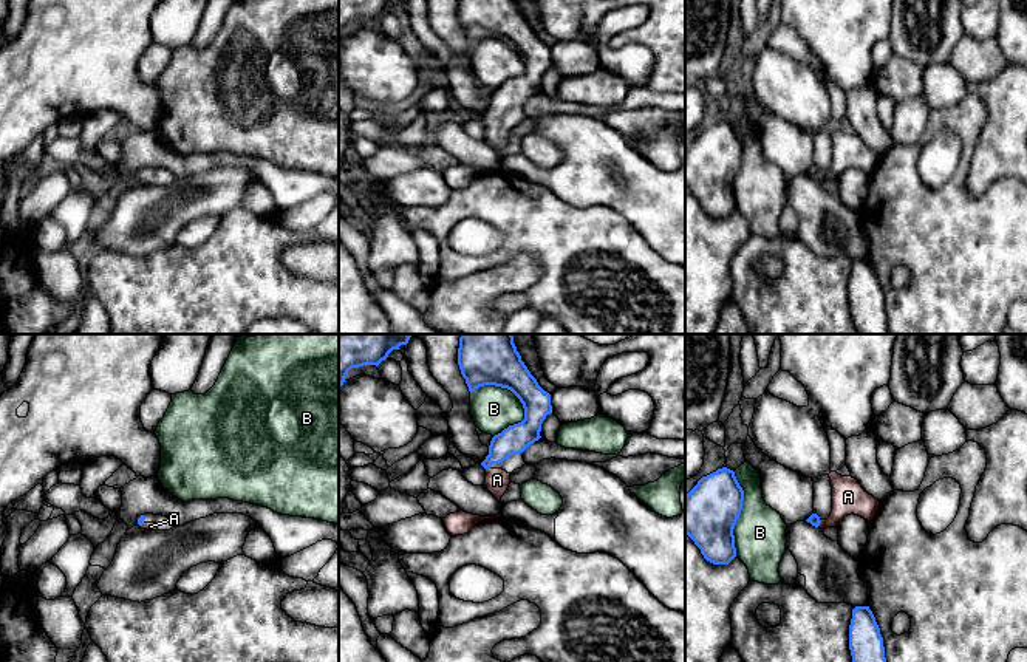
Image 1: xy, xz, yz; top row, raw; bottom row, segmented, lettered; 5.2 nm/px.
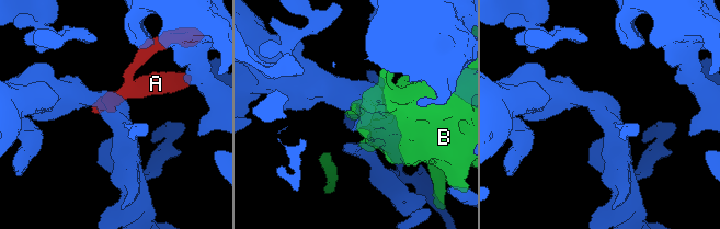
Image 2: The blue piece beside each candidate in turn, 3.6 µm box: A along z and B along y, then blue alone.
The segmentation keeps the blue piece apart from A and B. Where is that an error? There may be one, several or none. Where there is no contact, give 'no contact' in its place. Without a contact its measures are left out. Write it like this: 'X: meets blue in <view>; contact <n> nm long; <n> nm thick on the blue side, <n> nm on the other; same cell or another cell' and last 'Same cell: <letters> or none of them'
A: meets blue in xz; contact 30 nm long; 150 nm thick on the blue side, 130 nm on the other; same cell
B: meets blue in xz; contact 320 nm long; 300 nm thick on the blue side, 240 nm on the other; another cell
Same cell: A

